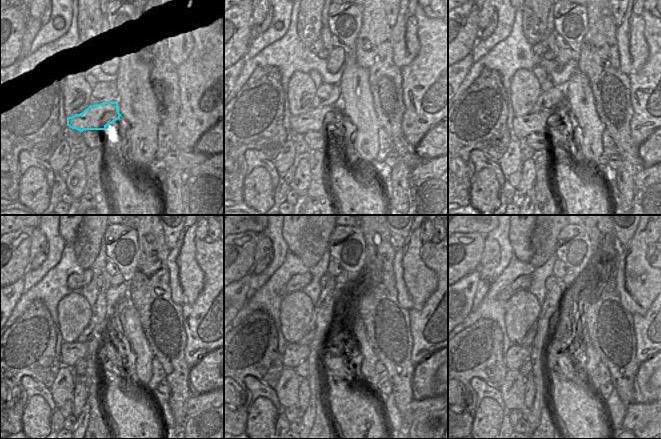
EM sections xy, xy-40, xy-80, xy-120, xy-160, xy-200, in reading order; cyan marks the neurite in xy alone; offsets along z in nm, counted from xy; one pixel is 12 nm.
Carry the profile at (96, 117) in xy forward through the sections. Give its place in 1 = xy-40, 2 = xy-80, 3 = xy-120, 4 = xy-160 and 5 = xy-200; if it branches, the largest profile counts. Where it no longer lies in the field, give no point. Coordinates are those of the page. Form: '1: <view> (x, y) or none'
1: xy-40 (316, 119)
2: xy-80 (538, 122)
3: xy-120 (71, 352)
4: xy-160 (294, 354)
5: xy-200 (516, 356)

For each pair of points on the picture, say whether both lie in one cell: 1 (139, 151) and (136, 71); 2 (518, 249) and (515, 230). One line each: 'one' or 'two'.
1: one
2: one

